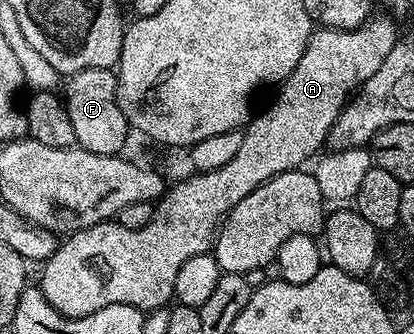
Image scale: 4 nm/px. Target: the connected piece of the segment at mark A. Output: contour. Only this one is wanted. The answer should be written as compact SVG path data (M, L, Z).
M371 17L362 26L349 31L323 26L313 30L298 65L294 65L287 79L279 84L276 100L243 128L244 140L234 161L222 165L222 169L196 171L185 183L176 183L173 187L171 184L155 204L150 225L142 225L142 229L126 229L118 222L105 221L71 232L65 238L68 240L65 243L63 240L51 257L43 260L38 286L46 301L66 317L86 317L90 313L98 313L98 309L106 309L106 305L119 303L134 305L145 313L163 308L168 303L167 299L174 296L178 269L182 269L182 264L190 261L190 257L207 255L213 250L218 228L232 207L238 205L242 197L250 197L258 185L270 181L278 173L303 168L304 162L321 150L320 145L325 144L334 121L338 121L349 99L377 71L382 61L386 61L386 53L390 53L398 42L396 27L392 24L395 22L391 18L383 18Z

